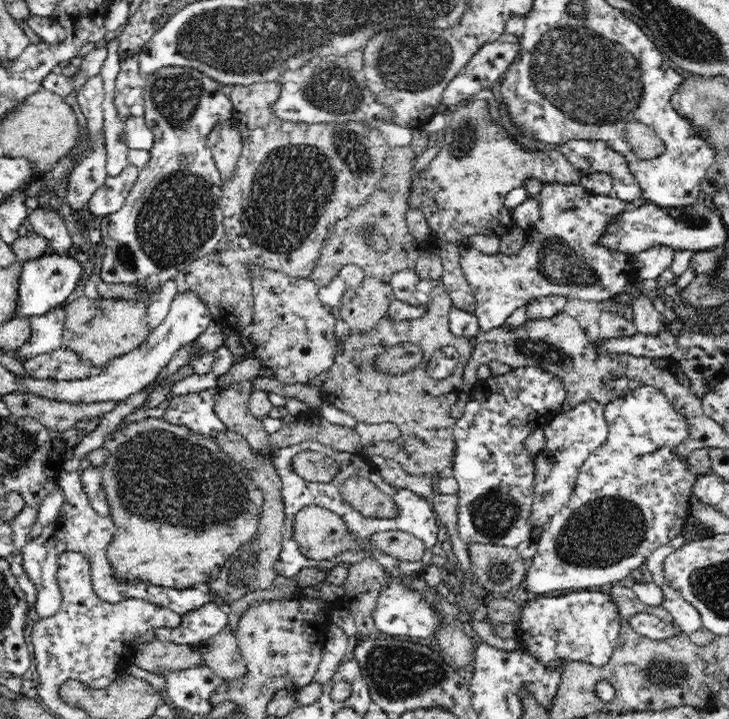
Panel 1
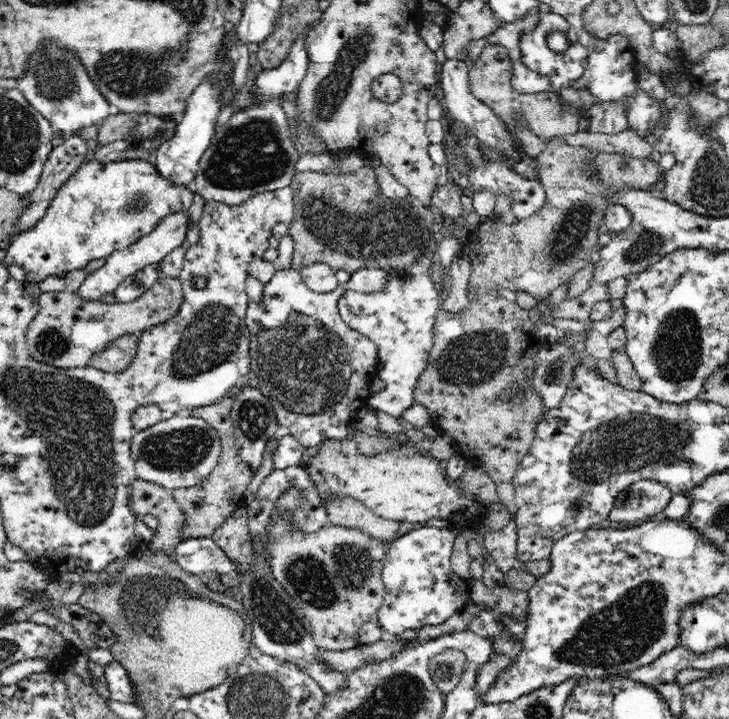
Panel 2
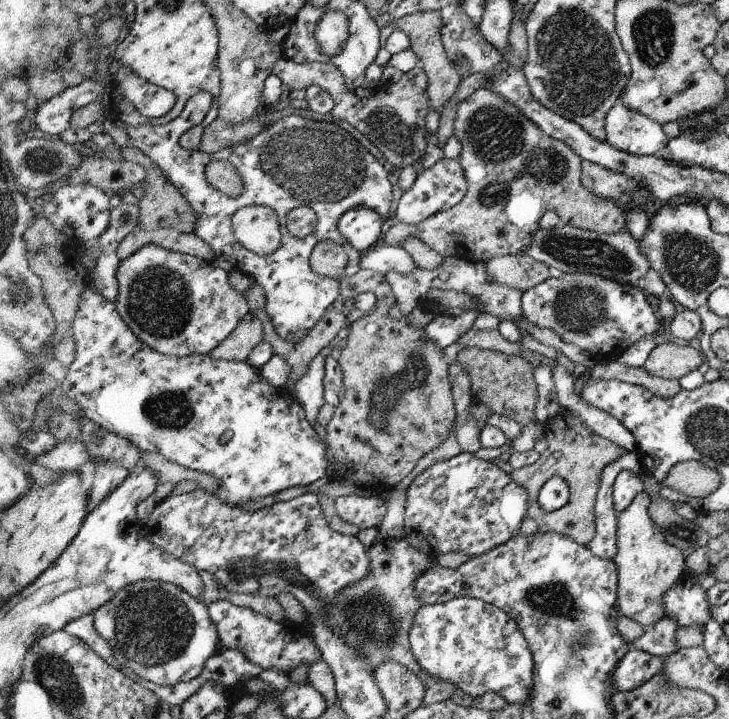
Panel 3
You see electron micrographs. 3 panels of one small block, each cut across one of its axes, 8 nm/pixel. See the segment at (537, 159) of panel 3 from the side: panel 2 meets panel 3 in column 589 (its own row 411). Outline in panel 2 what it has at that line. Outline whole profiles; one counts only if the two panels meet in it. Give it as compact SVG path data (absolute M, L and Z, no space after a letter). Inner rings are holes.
M220 399L216 404L194 408L188 414L196 416L210 424L220 435L222 452L218 464L207 476L206 480L200 481L191 487L172 489L170 492L176 503L183 512L183 527L179 530L180 542L187 539L211 538L213 532L220 528L226 519L236 510L240 500L244 499L244 491L248 488L250 481L255 475L250 465L242 460L239 448L233 433L233 420L231 419L232 399Z

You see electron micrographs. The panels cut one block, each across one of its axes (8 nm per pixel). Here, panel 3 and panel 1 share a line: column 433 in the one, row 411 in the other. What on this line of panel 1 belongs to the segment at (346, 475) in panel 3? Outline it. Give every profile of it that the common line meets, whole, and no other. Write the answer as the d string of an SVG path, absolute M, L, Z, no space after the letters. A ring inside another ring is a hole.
M422 254L416 260L416 272L425 279L437 281L438 284L428 294L428 312L420 318L412 320L393 317L382 317L369 331L348 332L342 336L340 344L336 344L334 362L306 383L316 386L321 391L322 400L336 406L354 416L357 422L366 424L382 424L392 422L398 426L401 435L391 441L378 441L364 446L362 452L366 456L383 456L396 461L408 474L427 475L449 470L453 464L454 452L457 451L457 441L453 430L457 419L450 416L450 406L458 400L463 385L463 374L472 352L475 348L469 338L461 338L452 334L448 327L448 314L453 302L442 283L442 259L438 255ZM414 344L422 351L422 360L414 368L399 375L385 372L376 363L387 350L400 349ZM452 346L460 355L456 370L444 380L436 380L427 376L425 364L432 353L440 348Z

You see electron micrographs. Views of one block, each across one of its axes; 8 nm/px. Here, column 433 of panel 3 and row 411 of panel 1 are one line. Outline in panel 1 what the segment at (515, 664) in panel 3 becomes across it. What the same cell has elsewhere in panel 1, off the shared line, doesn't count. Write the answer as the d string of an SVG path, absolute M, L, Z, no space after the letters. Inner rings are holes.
M653 386L635 388L629 395L620 396L620 398L610 400L608 404L605 404L604 416L608 423L608 438L596 447L592 454L584 461L566 508L550 517L549 523L544 528L541 537L536 540L537 552L535 556L528 560L528 576L525 577L523 588L528 588L528 592L532 592L534 596L548 595L549 592L558 590L563 592L566 589L579 591L588 590L589 588L594 588L594 586L601 588L602 586L609 587L614 584L627 583L627 579L634 572L638 571L640 566L645 564L652 552L656 552L658 548L670 544L670 541L676 538L676 536L682 535L683 525L686 524L687 518L691 515L690 495L693 492L696 477L695 474L691 474L688 471L688 461L680 459L676 453L677 446L683 440L686 440L687 437L686 419L675 411L666 395L659 388Z

